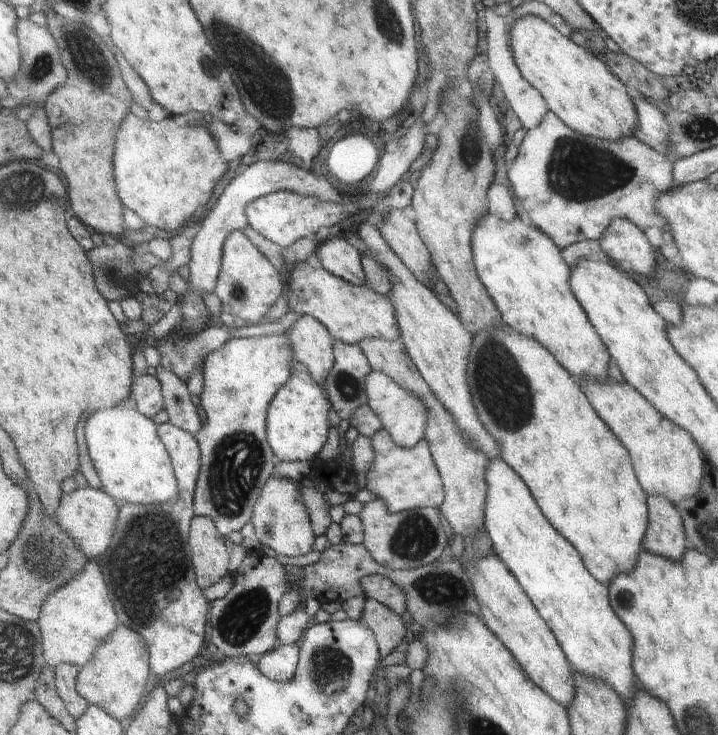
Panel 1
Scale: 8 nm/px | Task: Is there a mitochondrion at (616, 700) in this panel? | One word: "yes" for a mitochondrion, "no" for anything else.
no

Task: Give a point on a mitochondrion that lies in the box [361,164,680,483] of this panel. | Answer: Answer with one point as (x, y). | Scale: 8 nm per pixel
(503, 388)

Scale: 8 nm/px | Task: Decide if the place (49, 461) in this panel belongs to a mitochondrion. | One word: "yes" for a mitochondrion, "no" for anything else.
no

